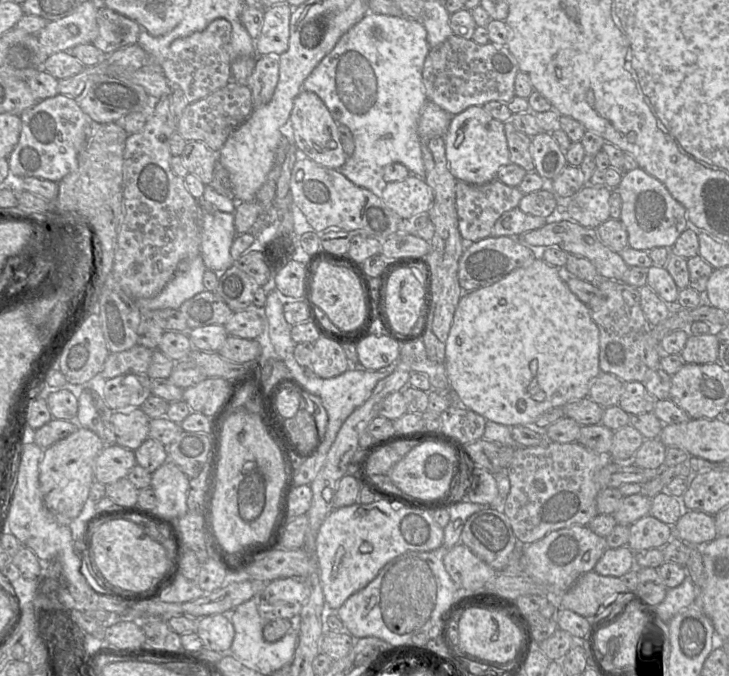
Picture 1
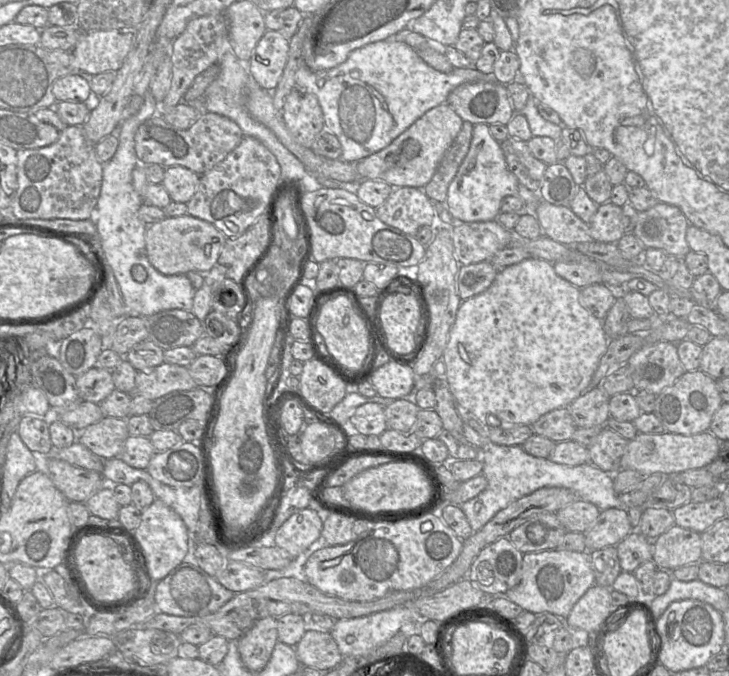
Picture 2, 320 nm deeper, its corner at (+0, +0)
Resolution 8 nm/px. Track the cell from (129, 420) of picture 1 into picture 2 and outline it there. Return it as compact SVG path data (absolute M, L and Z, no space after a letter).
M102 417L78 432L77 441L104 460L118 457L129 437L127 419Z

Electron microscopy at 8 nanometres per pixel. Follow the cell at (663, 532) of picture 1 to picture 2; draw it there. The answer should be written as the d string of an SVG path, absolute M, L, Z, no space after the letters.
M633 530L616 545L621 570L633 573L643 562L652 560L652 541Z

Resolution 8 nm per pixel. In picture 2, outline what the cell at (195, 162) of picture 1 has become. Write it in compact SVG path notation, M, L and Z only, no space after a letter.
M171 166L165 169L162 185L174 202L188 203L194 196L200 175L182 167Z

